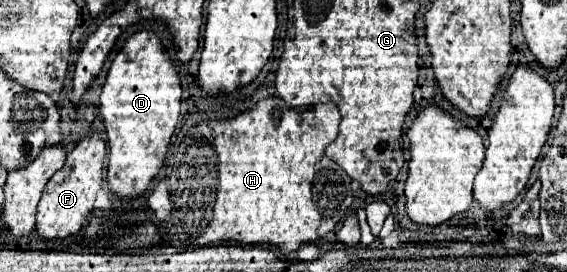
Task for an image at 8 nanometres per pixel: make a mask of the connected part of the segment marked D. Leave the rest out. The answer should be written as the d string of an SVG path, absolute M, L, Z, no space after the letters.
M142 30L126 40L110 66L100 94L100 114L108 136L108 190L126 200L140 198L164 166L164 158L180 116L182 88L178 74L162 52L160 38Z

